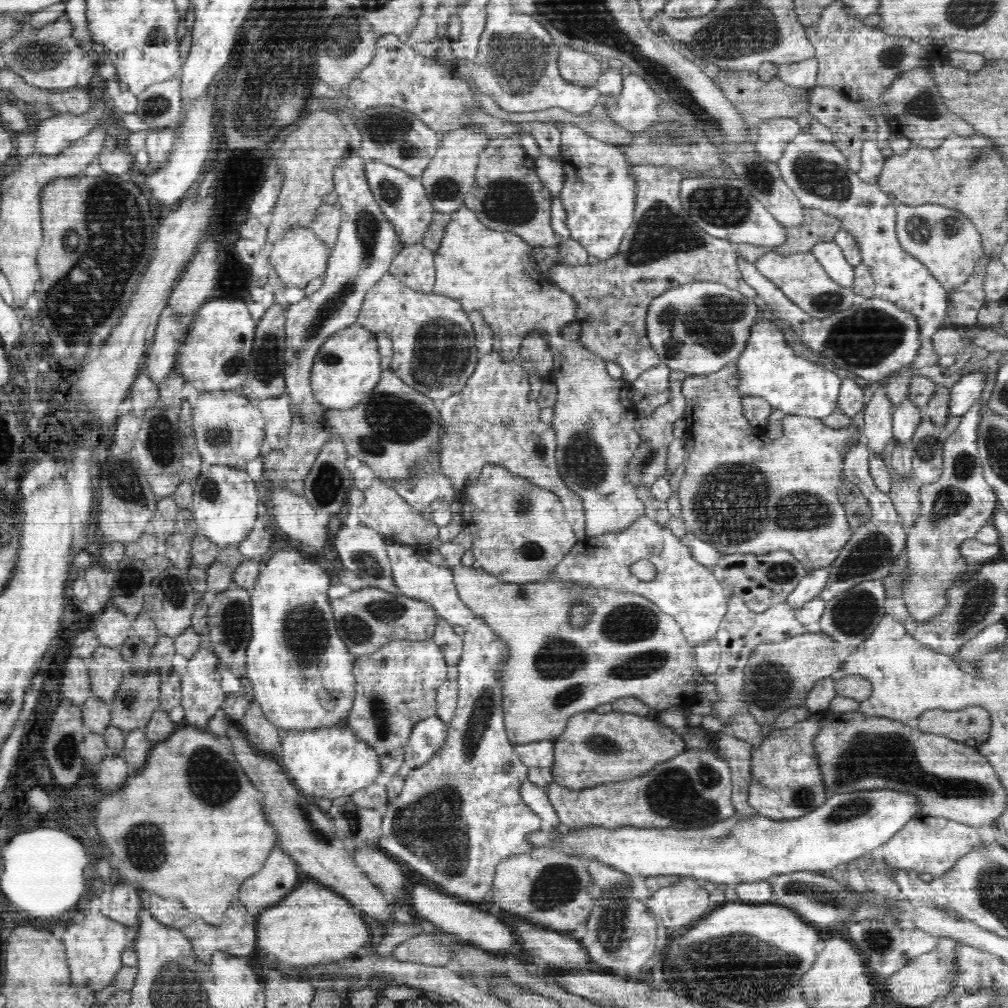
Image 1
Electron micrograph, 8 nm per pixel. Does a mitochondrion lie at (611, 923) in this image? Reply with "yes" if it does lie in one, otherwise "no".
yes

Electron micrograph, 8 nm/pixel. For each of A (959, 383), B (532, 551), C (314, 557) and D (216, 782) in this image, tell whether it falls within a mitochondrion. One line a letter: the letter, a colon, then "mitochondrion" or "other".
A: other
B: mitochondrion
C: other
D: mitochondrion

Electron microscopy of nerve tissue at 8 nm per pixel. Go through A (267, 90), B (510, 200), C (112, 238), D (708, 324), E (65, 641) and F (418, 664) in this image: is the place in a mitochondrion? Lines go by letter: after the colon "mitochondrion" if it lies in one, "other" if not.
A: mitochondrion
B: mitochondrion
C: mitochondrion
D: mitochondrion
E: other
F: other

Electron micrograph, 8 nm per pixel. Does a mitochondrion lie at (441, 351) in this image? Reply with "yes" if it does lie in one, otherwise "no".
yes

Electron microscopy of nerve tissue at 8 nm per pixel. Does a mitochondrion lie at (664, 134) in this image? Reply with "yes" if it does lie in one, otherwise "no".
yes

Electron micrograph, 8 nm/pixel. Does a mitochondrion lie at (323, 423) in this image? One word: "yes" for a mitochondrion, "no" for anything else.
no

